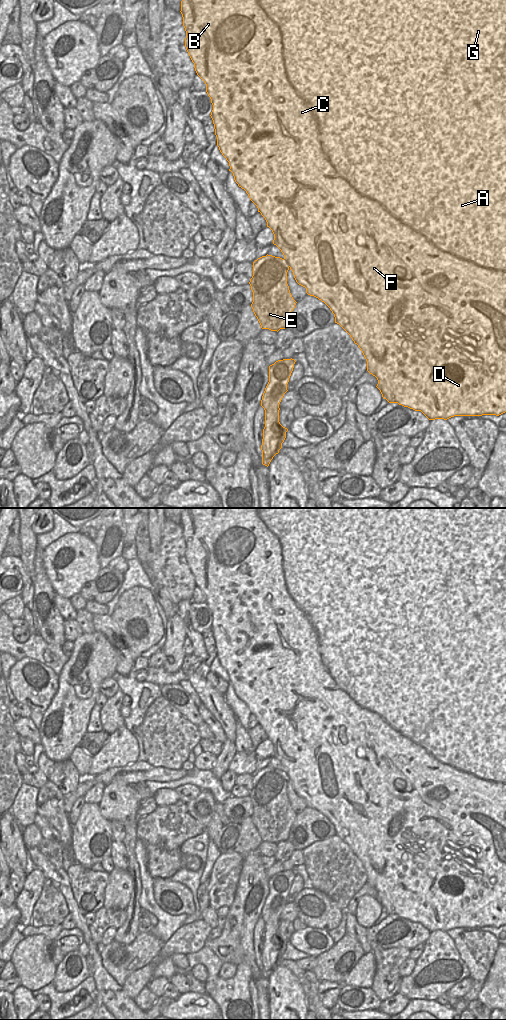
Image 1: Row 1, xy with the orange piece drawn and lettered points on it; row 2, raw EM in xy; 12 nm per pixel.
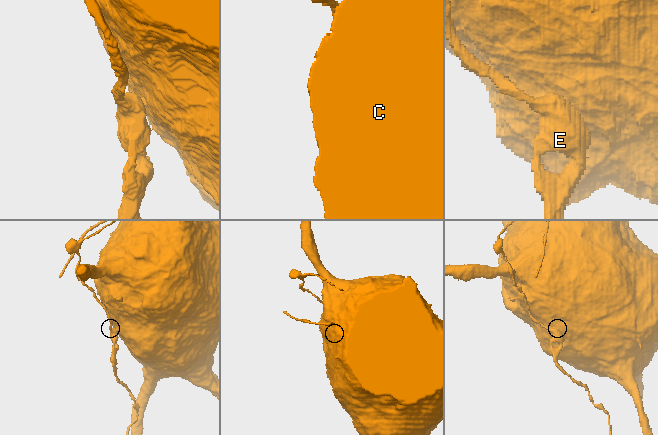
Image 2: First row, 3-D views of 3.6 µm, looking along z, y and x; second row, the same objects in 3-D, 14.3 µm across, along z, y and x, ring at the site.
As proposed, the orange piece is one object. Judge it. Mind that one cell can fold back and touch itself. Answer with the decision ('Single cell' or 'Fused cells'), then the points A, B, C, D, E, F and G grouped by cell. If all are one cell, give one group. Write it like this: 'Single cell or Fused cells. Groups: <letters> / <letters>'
Fused cells. Groups: A B C D F G / E.

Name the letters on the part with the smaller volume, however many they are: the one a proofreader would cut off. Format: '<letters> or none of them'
E

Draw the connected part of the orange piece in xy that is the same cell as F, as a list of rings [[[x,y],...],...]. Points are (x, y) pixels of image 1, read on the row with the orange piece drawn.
[[[182,0],[182,1],[181,1],[181,11],[180,11],[180,12],[181,12],[181,14],[182,14],[182,17],[183,17],[183,26],[184,26],[184,28],[185,28],[185,31],[186,31],[186,38],[185,38],[185,47],[186,47],[186,50],[187,50],[187,52],[188,52],[188,54],[189,54],[189,56],[190,56],[190,58],[191,58],[191,60],[192,60],[192,62],[193,62],[193,63],[194,63],[194,68],[195,68],[195,71],[196,71],[196,73],[197,73],[197,75],[198,75],[198,76],[199,76],[199,77],[200,77],[200,78],[201,78],[201,79],[202,79],[202,80],[203,80],[203,81],[204,81],[204,82],[205,82],[205,84],[206,84],[206,92],[207,92],[207,94],[208,94],[208,96],[209,96],[209,97],[210,97],[210,99],[211,99],[211,103],[212,103],[212,105],[213,105],[213,110],[212,110],[212,112],[211,112],[211,115],[210,115],[210,116],[211,116],[211,118],[212,118],[212,120],[213,120],[213,124],[214,124],[214,129],[215,129],[215,135],[216,135],[216,137],[217,137],[217,146],[218,146],[218,147],[219,147],[219,150],[220,150],[220,152],[221,152],[221,153],[222,153],[222,155],[223,155],[223,156],[224,156],[224,157],[225,157],[225,158],[226,158],[226,160],[227,160],[227,161],[228,161],[228,162],[229,162],[229,166],[230,166],[230,169],[229,169],[229,171],[231,171],[231,172],[232,172],[232,173],[233,173],[233,176],[234,176],[234,180],[235,180],[235,182],[236,182],[236,183],[237,183],[237,184],[238,184],[238,186],[239,186],[239,187],[241,187],[241,188],[242,188],[242,189],[244,189],[244,190],[245,190],[245,191],[246,191],[246,193],[247,193],[247,194],[248,194],[248,196],[249,196],[249,198],[250,198],[250,200],[251,200],[251,201],[252,201],[252,202],[253,202],[253,203],[254,203],[254,204],[255,204],[255,205],[256,205],[256,206],[257,206],[257,208],[258,208],[258,212],[260,212],[260,213],[261,213],[261,215],[262,215],[262,216],[263,216],[263,217],[264,217],[264,218],[265,218],[265,220],[266,220],[266,222],[267,222],[267,227],[269,227],[269,228],[270,228],[270,229],[271,229],[271,230],[272,230],[272,232],[273,232],[273,234],[274,234],[274,240],[273,240],[273,244],[274,244],[274,245],[276,245],[276,246],[277,246],[277,247],[278,247],[278,248],[279,248],[279,249],[280,249],[280,250],[281,250],[281,252],[282,252],[282,253],[283,253],[283,255],[284,255],[284,257],[285,257],[285,258],[284,258],[284,259],[285,259],[285,260],[286,260],[286,261],[287,261],[287,262],[288,262],[288,264],[289,264],[289,266],[290,266],[290,269],[291,269],[291,270],[292,270],[292,272],[293,272],[293,275],[294,275],[294,278],[295,278],[295,280],[296,280],[296,282],[297,282],[297,283],[298,283],[298,284],[299,284],[299,285],[301,285],[301,286],[303,286],[303,287],[305,287],[305,288],[306,288],[306,293],[307,293],[307,294],[308,294],[308,295],[310,295],[310,296],[314,296],[314,297],[316,297],[316,298],[318,298],[318,299],[319,299],[319,300],[321,300],[321,301],[322,301],[322,302],[324,302],[324,303],[325,303],[325,304],[326,304],[326,305],[327,305],[327,306],[328,306],[328,307],[329,307],[329,308],[330,308],[330,310],[331,310],[331,311],[332,311],[332,313],[333,313],[333,314],[334,314],[334,317],[335,317],[335,323],[337,323],[337,324],[339,324],[339,325],[340,325],[340,326],[341,326],[341,327],[342,327],[342,328],[343,328],[343,329],[344,329],[344,330],[345,330],[345,331],[346,331],[346,332],[347,332],[347,333],[348,333],[348,334],[349,334],[349,335],[350,335],[350,337],[351,337],[351,338],[352,338],[352,340],[353,340],[353,341],[354,341],[354,343],[355,343],[355,344],[357,344],[357,345],[358,345],[358,347],[359,347],[359,348],[360,348],[360,349],[361,349],[361,351],[362,351],[362,353],[363,353],[363,355],[364,355],[364,357],[365,357],[365,359],[366,359],[366,361],[367,361],[367,371],[368,371],[368,372],[369,372],[369,373],[370,373],[370,374],[372,374],[372,375],[373,375],[373,376],[375,376],[375,377],[376,377],[376,378],[377,378],[377,380],[378,380],[378,384],[377,384],[377,386],[376,386],[376,387],[377,387],[377,388],[378,388],[378,389],[379,389],[379,390],[380,390],[380,392],[381,392],[381,394],[382,394],[382,397],[383,397],[383,398],[384,398],[384,399],[386,399],[386,400],[387,400],[387,401],[388,401],[388,402],[389,402],[389,403],[398,403],[398,404],[399,404],[399,405],[402,405],[402,406],[404,406],[404,407],[408,407],[408,408],[410,408],[410,409],[413,409],[413,410],[415,410],[415,411],[421,411],[421,412],[422,412],[422,413],[423,413],[423,414],[424,414],[424,415],[425,415],[425,416],[426,416],[426,417],[427,417],[427,418],[428,418],[428,419],[429,419],[429,420],[435,420],[435,419],[444,419],[444,420],[447,420],[447,419],[449,419],[449,418],[451,418],[451,417],[454,417],[454,416],[482,416],[482,415],[496,415],[496,416],[499,416],[499,415],[501,415],[501,414],[503,414],[503,413],[505,413],[505,412],[506,412],[506,0]]]

